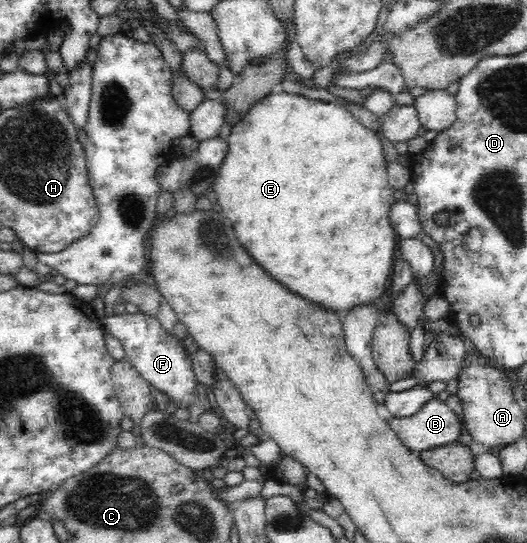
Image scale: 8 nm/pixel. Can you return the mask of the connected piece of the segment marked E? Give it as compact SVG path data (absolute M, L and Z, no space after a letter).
M281 90L274 91L250 107L242 119L231 127L231 133L225 139L229 145L229 151L223 159L211 189L216 193L217 202L222 207L224 215L232 221L238 241L250 251L250 255L258 261L258 265L262 265L276 281L284 283L290 291L306 298L306 301L314 302L314 305L322 306L322 309L332 310L338 314L344 314L346 310L352 310L356 306L378 303L378 299L383 297L388 289L385 281L390 277L390 269L394 263L392 259L396 253L397 234L393 224L390 223L389 211L397 200L394 198L395 190L387 176L382 142L376 134L356 120L354 114L344 106L318 101L318 99L316 101L306 99L302 95L290 95Z

